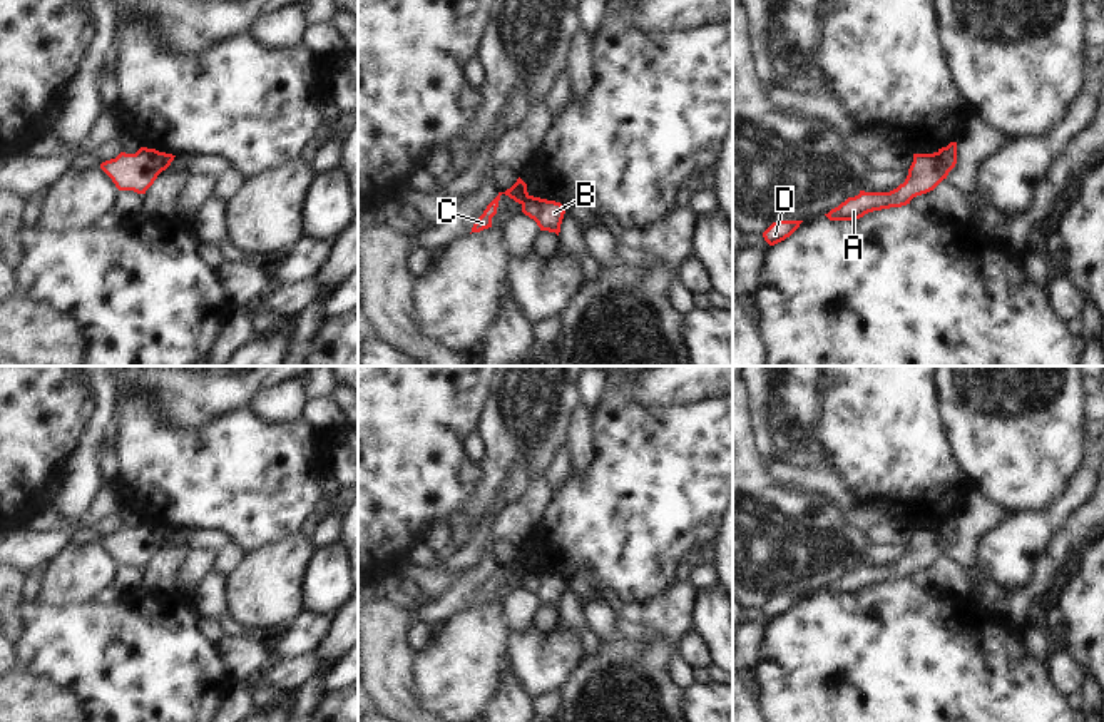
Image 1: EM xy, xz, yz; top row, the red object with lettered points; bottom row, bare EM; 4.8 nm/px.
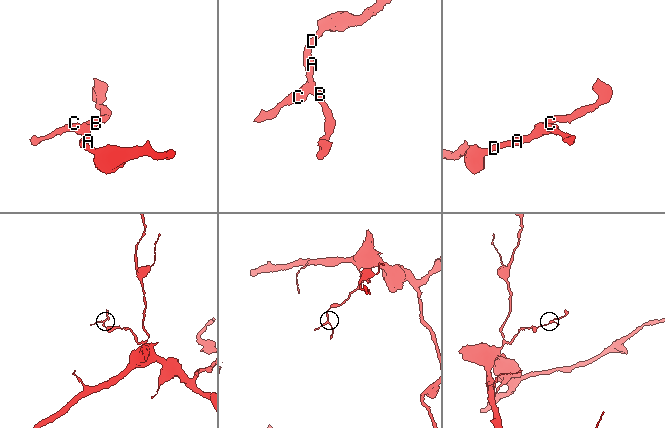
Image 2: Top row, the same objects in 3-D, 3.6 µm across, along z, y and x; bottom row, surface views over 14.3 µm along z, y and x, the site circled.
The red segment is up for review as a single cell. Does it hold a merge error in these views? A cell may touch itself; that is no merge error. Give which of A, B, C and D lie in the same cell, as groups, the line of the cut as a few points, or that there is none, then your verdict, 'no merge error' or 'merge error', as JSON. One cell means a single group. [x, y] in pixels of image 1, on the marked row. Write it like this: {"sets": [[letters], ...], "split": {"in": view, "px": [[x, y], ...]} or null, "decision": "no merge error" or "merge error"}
{"sets": [["A", "C", "D"], ["B"]], "split": {"in": "xy", "px": [[149, 149], [164, 169]]}, "decision": "merge error"}

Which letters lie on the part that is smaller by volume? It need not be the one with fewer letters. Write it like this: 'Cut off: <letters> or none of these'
Cut off: B

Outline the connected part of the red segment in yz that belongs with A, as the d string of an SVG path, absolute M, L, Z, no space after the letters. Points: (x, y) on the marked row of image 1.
M938 152L913 154L913 162L903 184L890 192L865 192L848 197L838 207L825 214L830 221L856 221L868 212L902 207L917 196L933 191L948 175Z

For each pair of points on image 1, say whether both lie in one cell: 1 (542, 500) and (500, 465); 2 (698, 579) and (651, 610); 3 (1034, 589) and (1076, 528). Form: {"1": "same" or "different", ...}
{"1": "different", "2": "different", "3": "same"}

